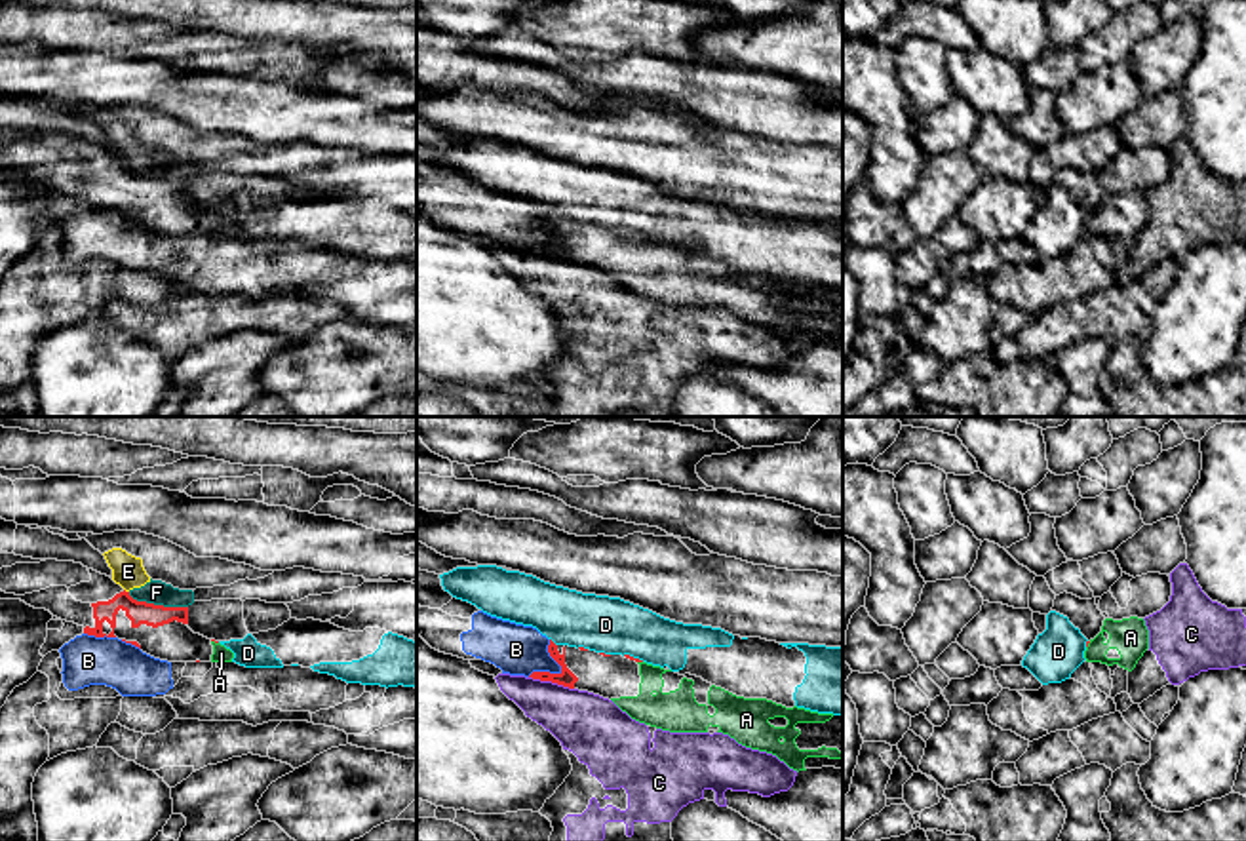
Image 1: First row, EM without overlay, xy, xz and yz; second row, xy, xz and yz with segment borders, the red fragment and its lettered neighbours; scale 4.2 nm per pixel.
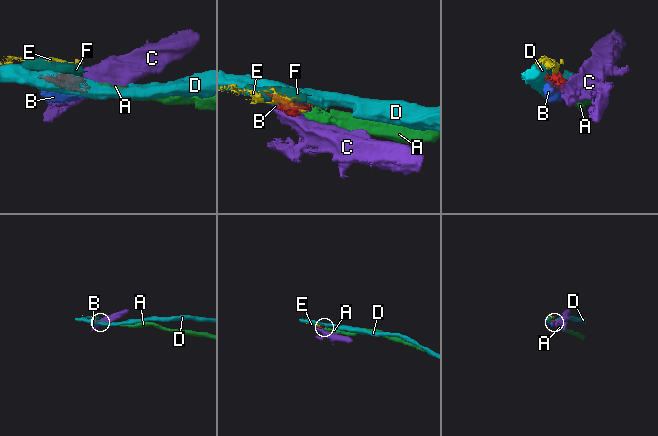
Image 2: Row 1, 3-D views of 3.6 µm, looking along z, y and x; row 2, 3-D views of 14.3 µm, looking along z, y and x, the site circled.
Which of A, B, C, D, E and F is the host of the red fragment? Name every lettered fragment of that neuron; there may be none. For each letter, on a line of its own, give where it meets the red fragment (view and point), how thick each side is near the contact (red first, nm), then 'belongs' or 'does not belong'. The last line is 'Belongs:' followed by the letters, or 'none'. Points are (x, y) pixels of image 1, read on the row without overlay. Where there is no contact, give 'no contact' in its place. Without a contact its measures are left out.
A: meets red in xy at (215, 215); 20 nm thick on the red side, 70 nm on the other; belongs
B: meets red in xz at (558, 248); 70 nm thick on the red side, 220 nm on the other; does not belong
C: meets red in xz at (552, 255); 70 nm thick on the red side, 260 nm on the other; does not belong
D: meets red in xz at (552, 215); 70 nm thick on the red side, 240 nm on the other; does not belong
E: meets red in xy at (124, 164); 100 nm thick on the red side, 140 nm on the other; does not belong
F: meets red in xy at (158, 179); 100 nm thick on the red side, 100 nm on the other; does not belong
Belongs: A

